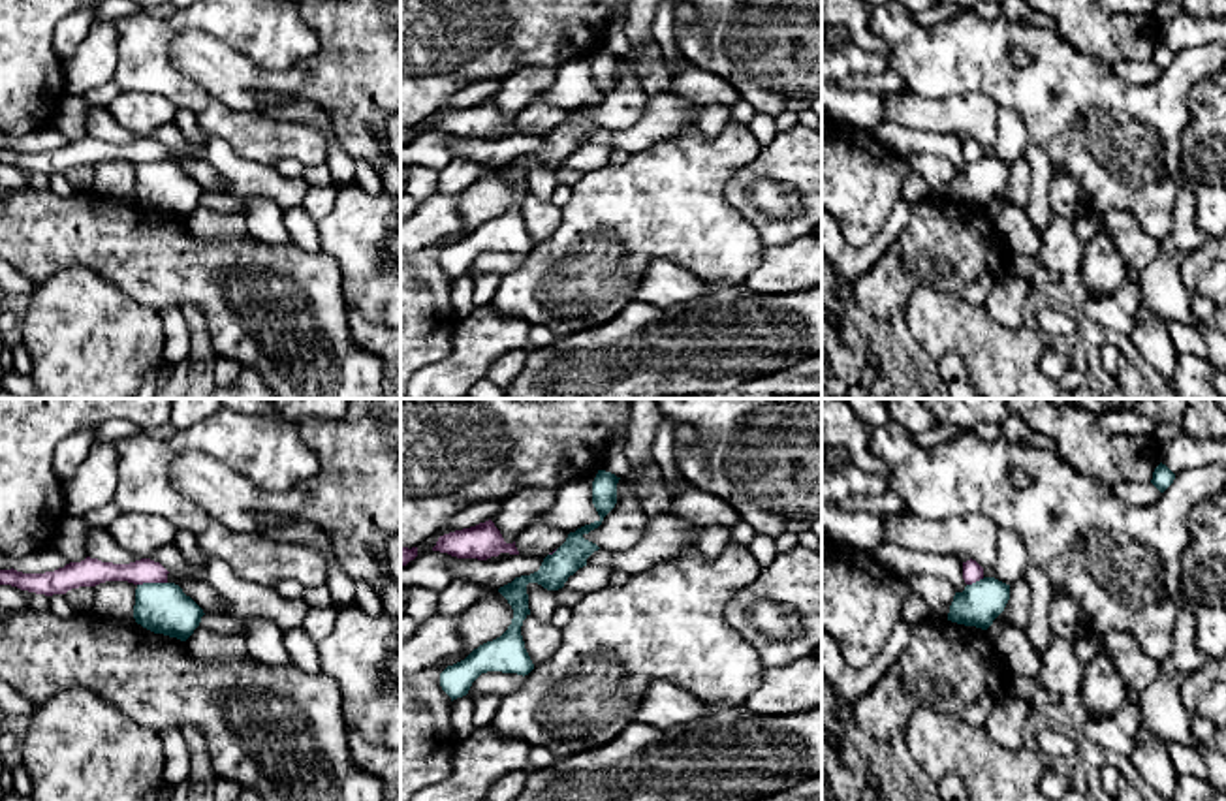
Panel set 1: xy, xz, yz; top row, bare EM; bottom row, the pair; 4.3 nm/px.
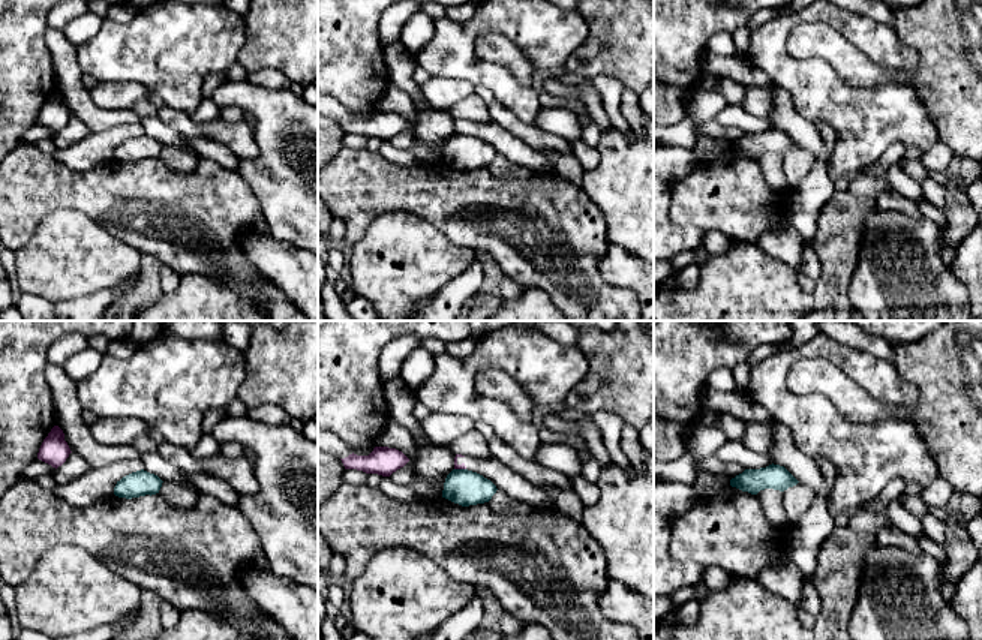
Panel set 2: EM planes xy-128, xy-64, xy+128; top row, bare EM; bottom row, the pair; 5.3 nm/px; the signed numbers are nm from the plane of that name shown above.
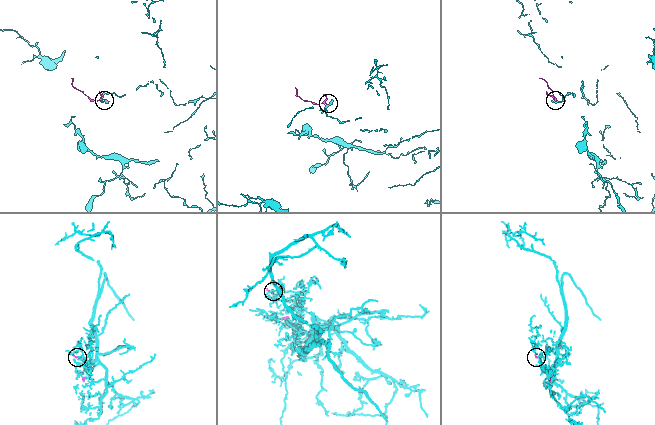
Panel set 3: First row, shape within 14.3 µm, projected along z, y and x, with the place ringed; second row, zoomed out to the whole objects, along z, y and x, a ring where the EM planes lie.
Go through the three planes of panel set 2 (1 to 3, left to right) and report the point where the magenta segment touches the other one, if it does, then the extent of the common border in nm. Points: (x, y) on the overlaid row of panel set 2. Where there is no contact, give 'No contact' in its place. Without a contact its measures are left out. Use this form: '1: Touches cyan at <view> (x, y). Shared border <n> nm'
1: No contact
2: Touches cyan at xy-64 (461, 469). Shared border 60 nm
3: No contact

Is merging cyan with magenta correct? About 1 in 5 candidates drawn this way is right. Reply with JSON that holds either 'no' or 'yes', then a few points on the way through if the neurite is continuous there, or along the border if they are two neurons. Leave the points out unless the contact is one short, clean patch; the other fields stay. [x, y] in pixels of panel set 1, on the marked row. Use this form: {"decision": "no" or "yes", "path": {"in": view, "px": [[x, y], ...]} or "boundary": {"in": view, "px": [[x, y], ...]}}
{"decision": "no", "boundary": {"in": "xy", "px": [[166, 581], [143, 581], [138, 585]]}}

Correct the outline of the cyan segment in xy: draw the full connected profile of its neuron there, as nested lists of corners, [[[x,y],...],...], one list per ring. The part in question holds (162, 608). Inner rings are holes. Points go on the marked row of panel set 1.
[[[143,583],[135,589],[134,619],[143,628],[186,641],[203,609],[175,583]]]

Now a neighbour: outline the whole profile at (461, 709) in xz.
[[[468,694],[451,701],[449,720],[457,741],[464,741],[474,730],[472,709],[474,709],[474,698]]]

